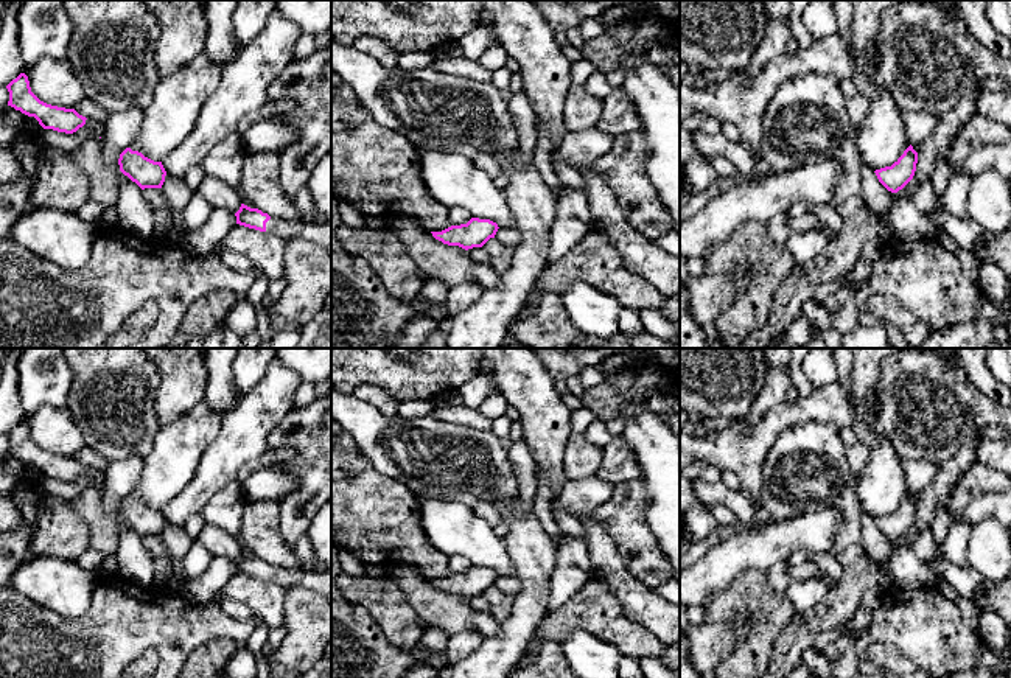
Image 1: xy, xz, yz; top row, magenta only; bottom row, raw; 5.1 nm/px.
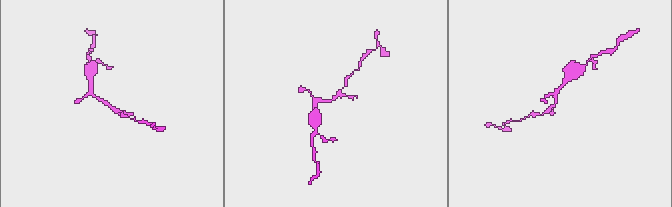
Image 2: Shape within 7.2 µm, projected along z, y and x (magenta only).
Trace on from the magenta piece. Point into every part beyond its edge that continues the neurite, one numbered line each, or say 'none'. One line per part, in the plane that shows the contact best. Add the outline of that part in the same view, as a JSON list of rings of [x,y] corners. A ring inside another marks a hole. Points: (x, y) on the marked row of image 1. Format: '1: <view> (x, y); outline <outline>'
1: xy (319, 232); outline [[[271,216],[271,219],[266,222],[266,232],[275,233],[286,241],[294,238],[310,239],[331,253],[331,222],[320,219],[316,222],[308,222],[303,219]]]

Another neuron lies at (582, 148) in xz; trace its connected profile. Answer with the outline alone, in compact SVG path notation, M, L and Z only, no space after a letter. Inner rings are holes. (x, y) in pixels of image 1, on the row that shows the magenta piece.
M597 128L566 132L551 160L569 166L591 166L596 159L610 151L611 143L613 137Z

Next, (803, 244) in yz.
M795 230L785 239L785 247L796 264L813 260L829 243L820 230Z

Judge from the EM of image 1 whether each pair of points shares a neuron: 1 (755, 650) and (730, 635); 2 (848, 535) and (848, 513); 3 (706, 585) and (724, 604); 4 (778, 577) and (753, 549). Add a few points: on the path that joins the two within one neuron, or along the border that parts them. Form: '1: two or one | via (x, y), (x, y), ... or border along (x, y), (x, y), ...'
1: two | border along (755, 618), (750, 630), (719, 661)
2: one | via (848, 531), (848, 518)
3: two | border along (742, 571), (702, 605)
4: two | border along (784, 560), (767, 569)

